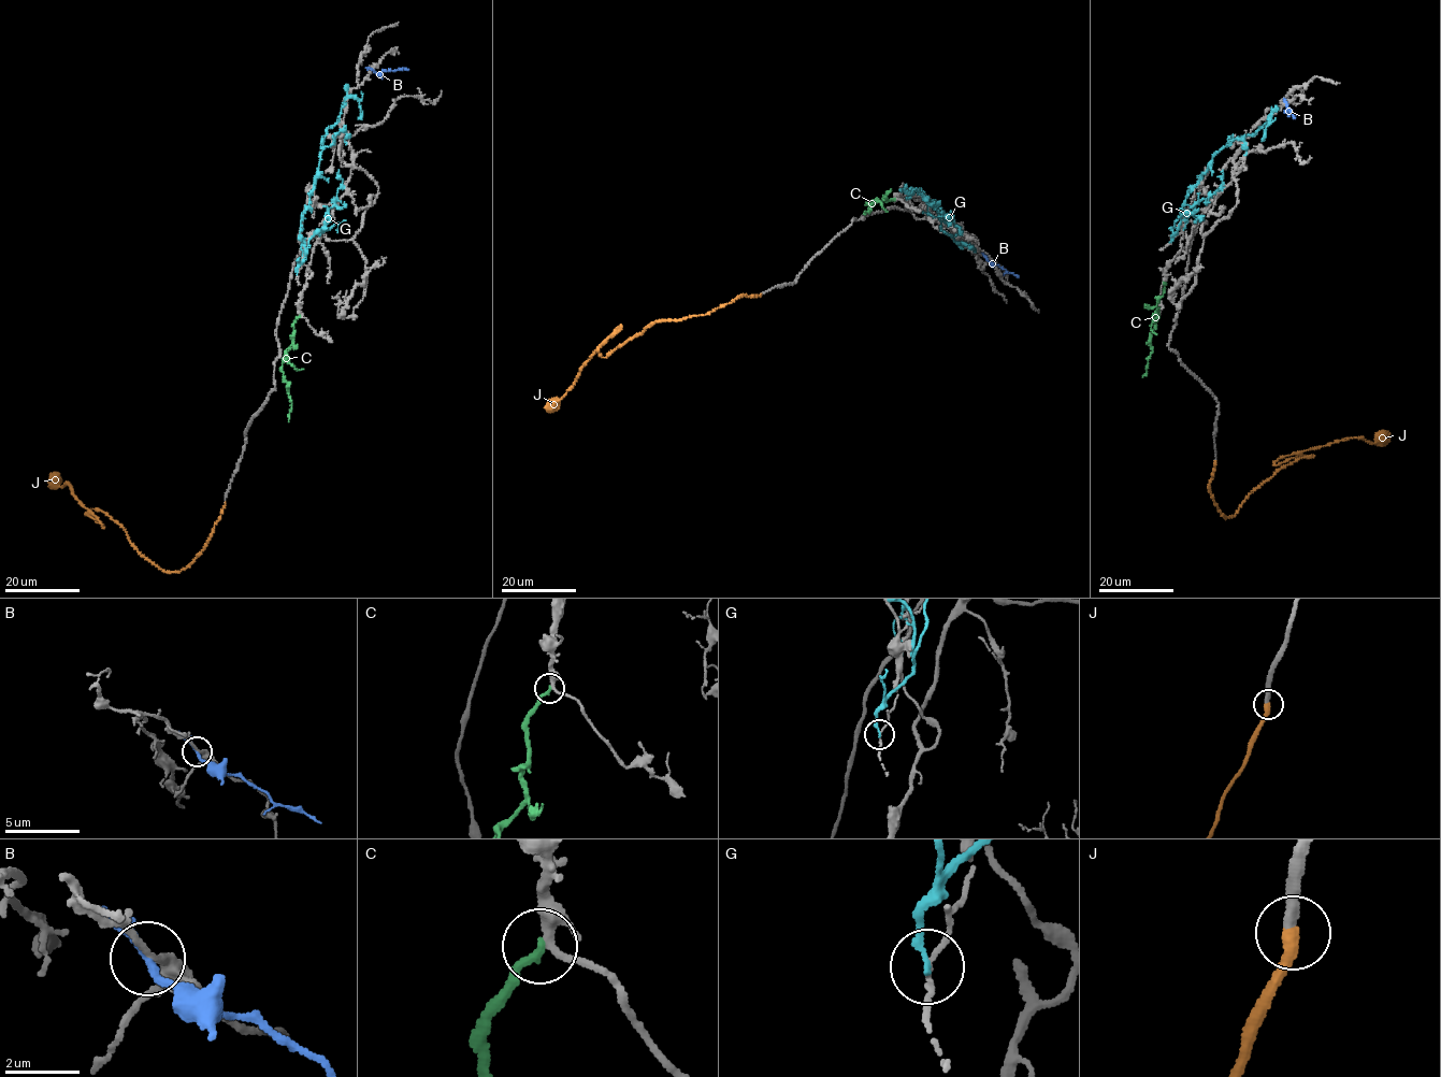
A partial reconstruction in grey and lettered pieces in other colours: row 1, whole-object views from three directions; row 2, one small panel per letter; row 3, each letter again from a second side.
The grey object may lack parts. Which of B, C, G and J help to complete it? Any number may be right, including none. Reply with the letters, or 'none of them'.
C, J

